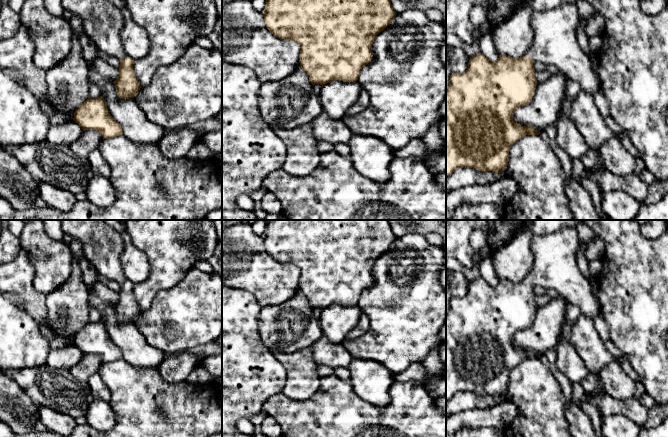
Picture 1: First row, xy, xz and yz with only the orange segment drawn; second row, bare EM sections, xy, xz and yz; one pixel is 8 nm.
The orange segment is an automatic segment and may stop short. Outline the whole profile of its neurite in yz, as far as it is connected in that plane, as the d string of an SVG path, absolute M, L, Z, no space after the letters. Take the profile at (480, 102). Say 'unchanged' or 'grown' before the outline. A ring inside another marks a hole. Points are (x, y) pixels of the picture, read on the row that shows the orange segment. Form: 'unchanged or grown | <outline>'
grown | M566 2L544 11L533 10L530 24L534 39L525 56L516 59L500 54L493 63L479 53L470 58L465 72L452 73L446 89L446 177L458 168L502 173L507 168L510 146L525 135L539 135L531 126L517 124L512 118L513 112L529 104L534 96L537 85L534 62L556 66L592 96L598 90L603 91L598 72L578 44L578 23L576 3Z

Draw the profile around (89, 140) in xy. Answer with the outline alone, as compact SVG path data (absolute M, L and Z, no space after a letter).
M85 130L80 138L69 147L80 158L87 158L89 153L98 148L103 136L96 130Z

